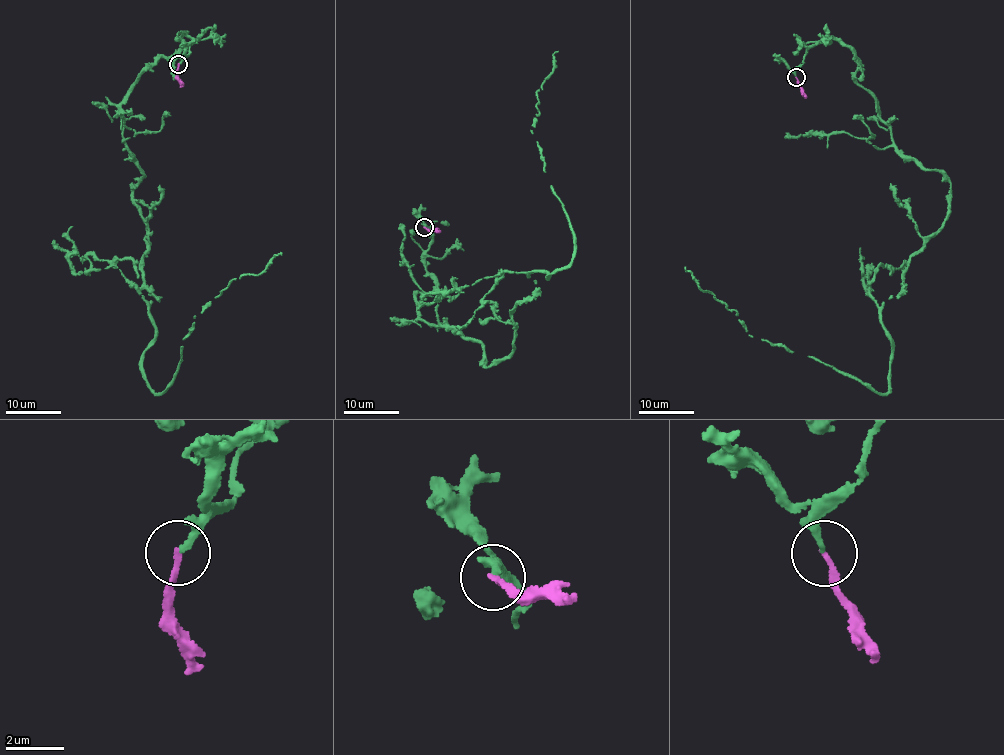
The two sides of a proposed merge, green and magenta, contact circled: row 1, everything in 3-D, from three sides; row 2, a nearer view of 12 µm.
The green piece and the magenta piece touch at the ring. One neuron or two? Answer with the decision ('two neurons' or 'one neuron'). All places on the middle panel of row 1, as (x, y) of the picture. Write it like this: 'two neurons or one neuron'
one neuron

